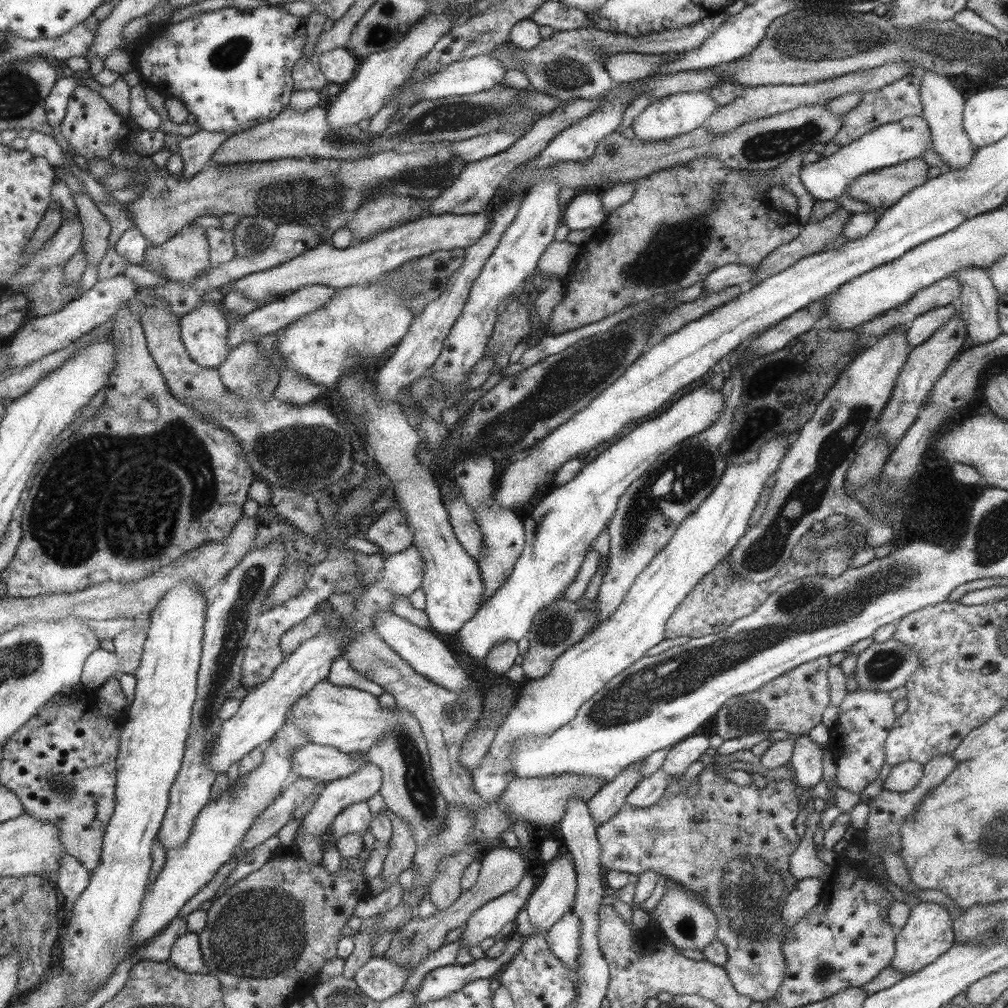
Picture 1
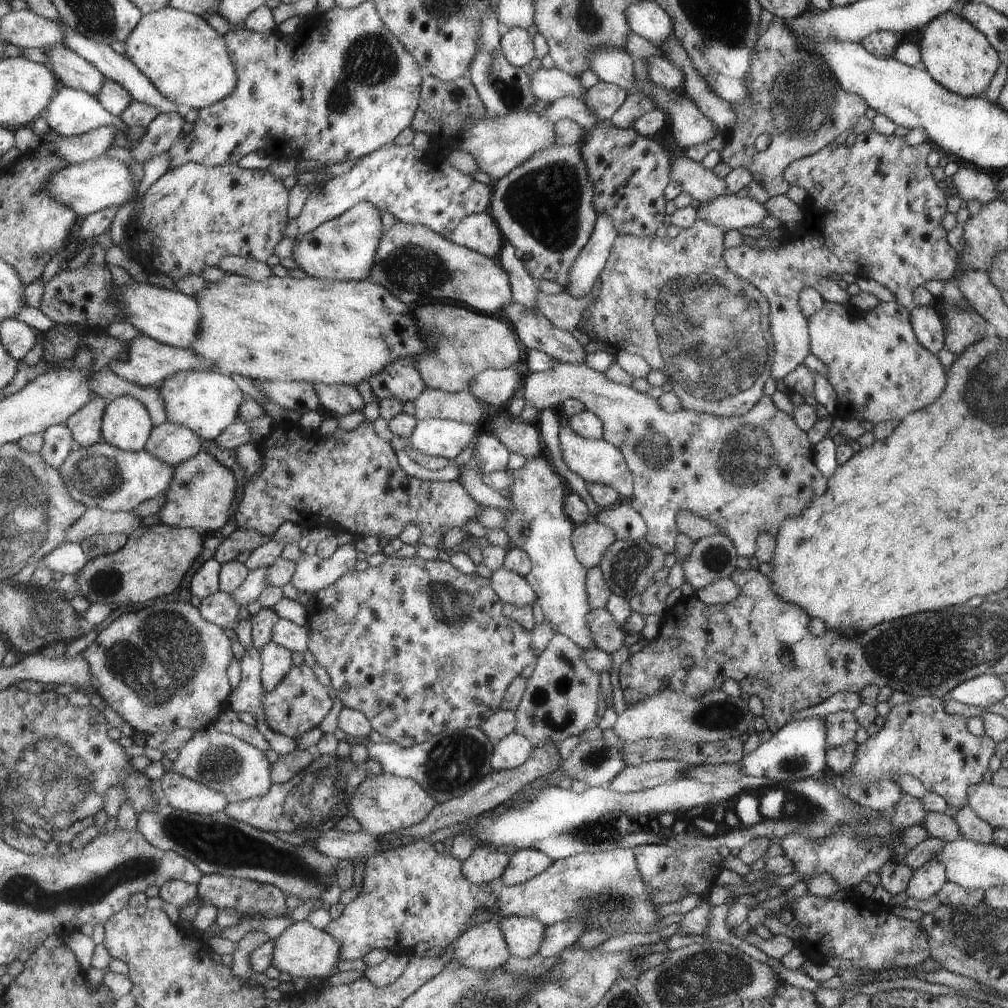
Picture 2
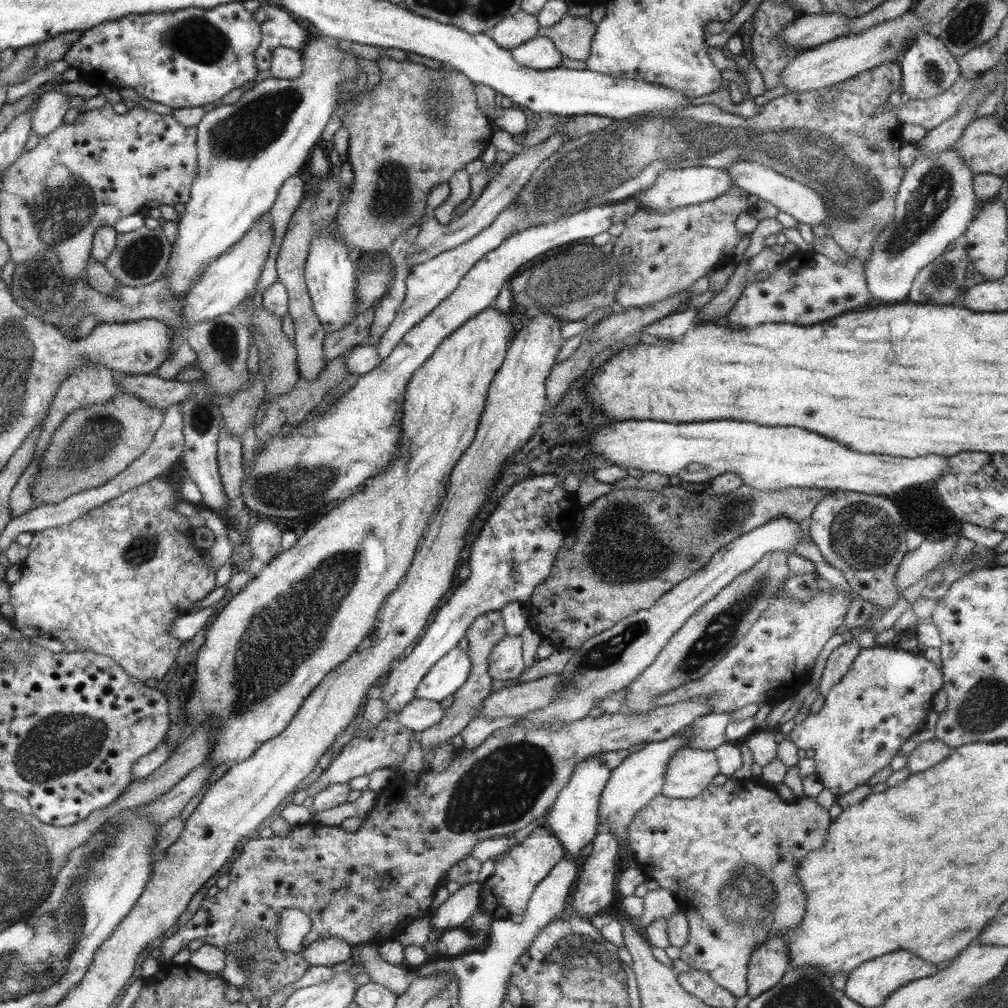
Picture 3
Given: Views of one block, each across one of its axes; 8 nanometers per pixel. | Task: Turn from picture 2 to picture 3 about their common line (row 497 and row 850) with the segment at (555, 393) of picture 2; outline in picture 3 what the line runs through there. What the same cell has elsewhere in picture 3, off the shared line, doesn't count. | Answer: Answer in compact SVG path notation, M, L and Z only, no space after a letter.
M729 778L721 786L707 786L700 795L690 799L669 798L663 794L655 795L641 810L635 812L633 820L628 824L626 841L632 852L631 858L637 867L642 870L648 880L657 882L657 886L662 889L669 889L673 893L674 902L679 904L681 912L686 916L690 930L688 942L680 948L679 960L684 962L689 969L705 972L717 985L728 990L733 997L739 998L748 992L748 964L754 949L770 937L781 937L785 940L786 934L795 931L801 924L801 918L805 914L805 892L801 889L801 883L797 881L797 864L803 856L821 848L829 823L828 811L817 806L815 798L803 794L801 798L794 798L791 804L791 802L783 802L781 798L777 798L773 790L769 788L765 790L759 782L755 782L755 778L738 780Z

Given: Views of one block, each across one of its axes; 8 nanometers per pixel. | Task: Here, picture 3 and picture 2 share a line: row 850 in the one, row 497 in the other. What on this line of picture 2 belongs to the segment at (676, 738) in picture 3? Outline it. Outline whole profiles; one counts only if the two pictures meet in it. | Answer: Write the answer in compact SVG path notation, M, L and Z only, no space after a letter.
M562 425L558 430L559 450L562 463L572 472L578 474L585 482L596 482L613 487L624 501L632 493L632 474L625 464L622 452L609 444L604 438L591 440L575 434L569 425Z

